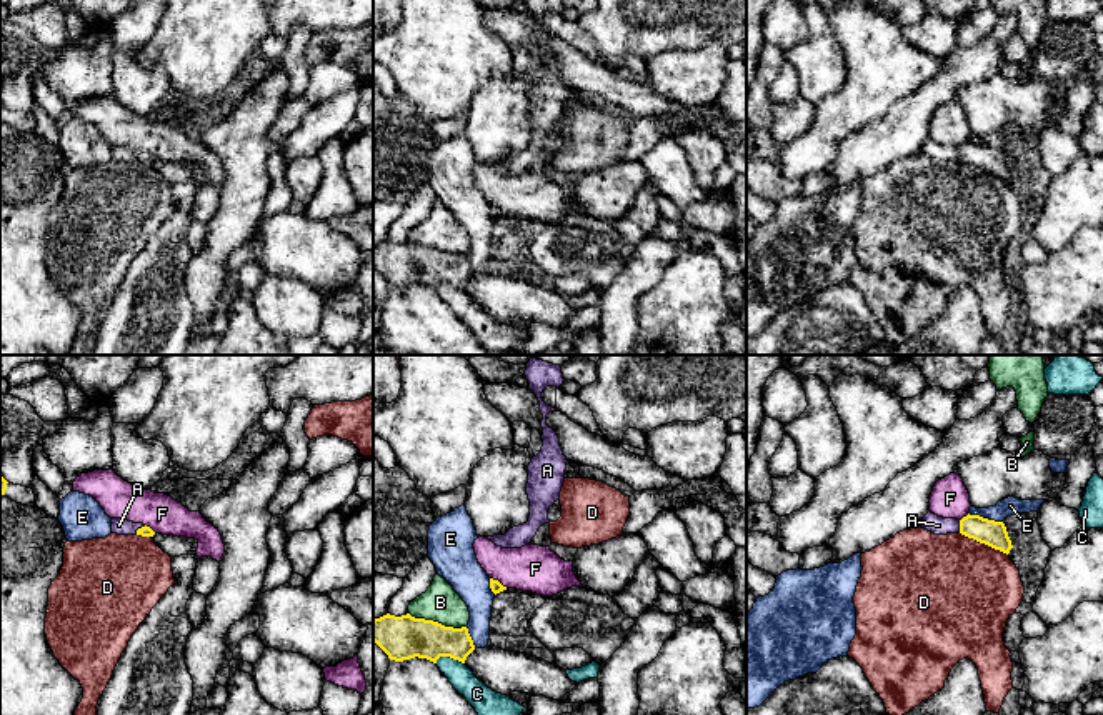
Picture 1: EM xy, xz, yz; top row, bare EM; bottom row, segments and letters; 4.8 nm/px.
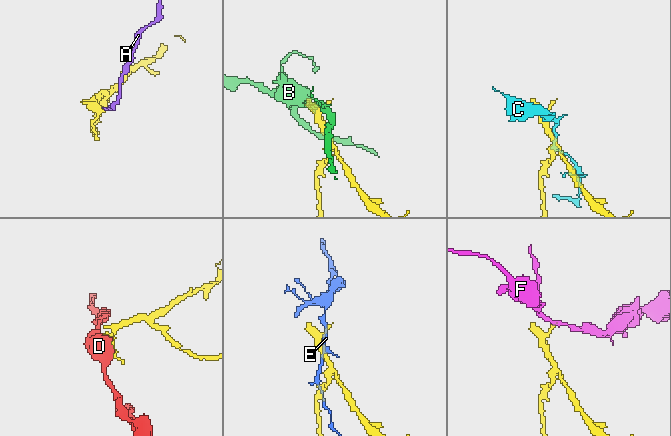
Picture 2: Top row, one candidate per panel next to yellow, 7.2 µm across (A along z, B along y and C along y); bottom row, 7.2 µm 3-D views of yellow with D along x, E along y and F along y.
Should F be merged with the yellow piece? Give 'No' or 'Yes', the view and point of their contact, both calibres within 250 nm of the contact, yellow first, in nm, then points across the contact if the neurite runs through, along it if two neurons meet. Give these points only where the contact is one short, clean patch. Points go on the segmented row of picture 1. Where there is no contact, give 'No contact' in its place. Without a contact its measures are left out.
No. Touches yellow at yz (963, 517). Thickness 130 nm (yellow) against 190 nm. Boundary: yz (968, 514), (960, 520)

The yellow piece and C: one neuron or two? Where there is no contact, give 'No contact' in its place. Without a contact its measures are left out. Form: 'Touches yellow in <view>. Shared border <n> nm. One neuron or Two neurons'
Touches yellow in xz. Shared border 140 nm. Two neurons

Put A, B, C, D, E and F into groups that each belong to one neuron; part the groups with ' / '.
A / B / C / D / E / F

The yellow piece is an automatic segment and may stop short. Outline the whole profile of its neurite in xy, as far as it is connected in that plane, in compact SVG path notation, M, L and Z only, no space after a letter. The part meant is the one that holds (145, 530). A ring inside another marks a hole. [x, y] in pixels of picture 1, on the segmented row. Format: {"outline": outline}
{"outline": "M112 518L112 533L117 535L142 535L142 537L153 537L155 532L143 525L143 523L133 523L123 518Z"}

